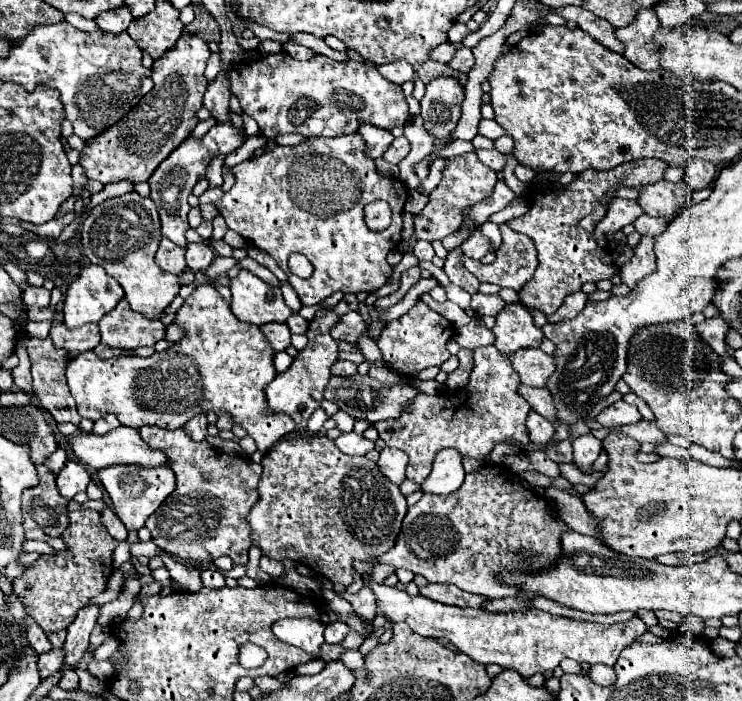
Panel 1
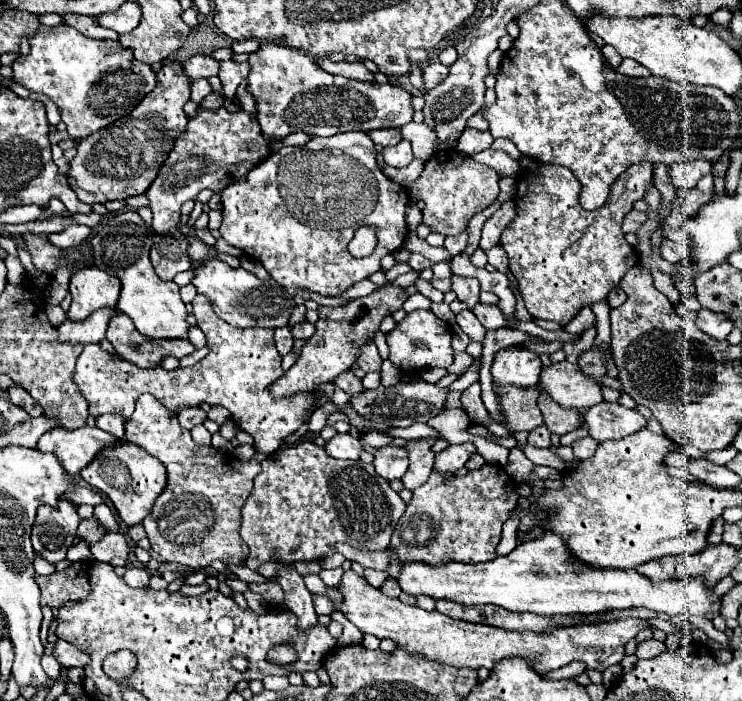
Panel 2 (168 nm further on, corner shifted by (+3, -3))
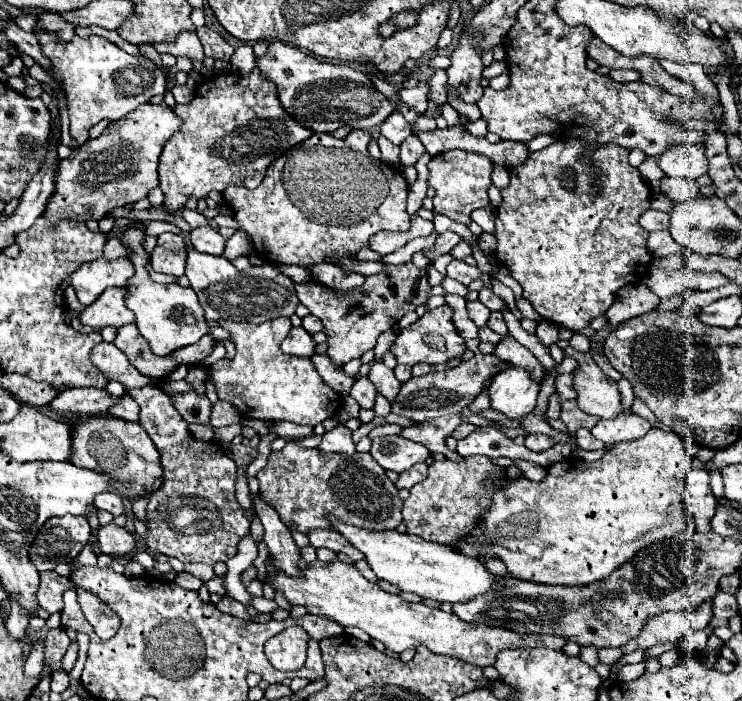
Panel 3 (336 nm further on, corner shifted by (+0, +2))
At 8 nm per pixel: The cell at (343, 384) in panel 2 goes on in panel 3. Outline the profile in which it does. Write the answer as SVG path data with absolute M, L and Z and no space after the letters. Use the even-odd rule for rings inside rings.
M357 376L357 378L355 378L355 384L351 386L351 392L349 392L349 396L355 398L361 408L373 408L373 404L375 404L375 394L377 394L377 390L375 390L375 386L367 380L367 376Z

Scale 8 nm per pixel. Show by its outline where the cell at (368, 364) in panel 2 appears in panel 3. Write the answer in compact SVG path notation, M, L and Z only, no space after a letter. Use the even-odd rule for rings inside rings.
M373 360L373 362L371 362L371 370L369 370L367 378L373 382L373 386L375 386L389 402L397 396L397 392L399 392L399 388L401 388L401 384L397 382L393 370L387 368L387 366L385 366L383 362L379 362L379 360Z

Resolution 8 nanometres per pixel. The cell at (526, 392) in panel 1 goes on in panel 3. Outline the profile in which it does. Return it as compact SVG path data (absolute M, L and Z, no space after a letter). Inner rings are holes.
M565 400L565 402L561 404L561 420L567 424L569 434L575 434L579 428L591 430L591 428L599 422L597 416L591 416L591 414L581 412L581 410L577 408L575 400Z

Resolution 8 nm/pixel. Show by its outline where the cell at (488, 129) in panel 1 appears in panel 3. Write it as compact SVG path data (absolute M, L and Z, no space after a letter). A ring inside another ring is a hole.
M447 83L447 102L460 114L470 121L481 117L480 110L476 104L466 104L459 97L459 93Z

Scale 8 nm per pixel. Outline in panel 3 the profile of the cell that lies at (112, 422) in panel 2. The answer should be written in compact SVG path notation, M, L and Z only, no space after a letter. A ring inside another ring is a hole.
M123 394L121 400L119 400L115 406L111 406L105 414L107 414L107 416L113 416L113 418L127 420L127 422L137 422L137 420L139 420L139 418L137 418L137 414L139 414L137 408L139 408L139 406L135 404L135 400L133 400L129 394Z

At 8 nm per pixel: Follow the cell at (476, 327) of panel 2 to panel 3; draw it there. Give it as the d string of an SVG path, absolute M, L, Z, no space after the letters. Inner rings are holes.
M477 300L477 302L467 302L467 314L469 314L469 318L475 322L477 328L483 328L483 326L487 324L491 312L489 312L489 308L485 308L485 306Z

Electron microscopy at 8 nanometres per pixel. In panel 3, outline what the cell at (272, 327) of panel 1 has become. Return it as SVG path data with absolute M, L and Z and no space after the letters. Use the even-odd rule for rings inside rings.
M291 328L287 338L281 342L281 350L285 354L295 354L295 356L313 356L315 354L315 342L311 334L307 334L303 328Z

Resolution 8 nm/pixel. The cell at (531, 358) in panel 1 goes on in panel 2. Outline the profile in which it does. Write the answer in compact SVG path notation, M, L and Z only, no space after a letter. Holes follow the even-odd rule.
M568 361L544 369L540 373L540 387L566 409L588 409L604 401L600 385Z

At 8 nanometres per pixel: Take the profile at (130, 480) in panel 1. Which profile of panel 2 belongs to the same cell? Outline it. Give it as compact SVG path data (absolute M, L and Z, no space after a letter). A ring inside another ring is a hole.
M126 441L124 445L110 445L108 449L102 449L86 465L86 469L80 471L80 477L88 485L100 489L102 493L106 493L110 497L120 519L128 527L142 523L142 519L148 515L148 509L152 509L152 501L156 501L158 493L166 485L164 465L156 457L152 457L150 453L140 449L138 445L132 445L130 441Z

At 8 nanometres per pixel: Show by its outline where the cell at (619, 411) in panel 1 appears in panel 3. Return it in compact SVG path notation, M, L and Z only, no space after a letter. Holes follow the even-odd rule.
M621 412L613 420L599 420L591 428L591 434L595 438L603 440L609 446L609 444L623 442L623 440L637 440L643 434L647 434L649 428L651 428L651 424L645 418L641 418L639 414L635 414L635 412Z

